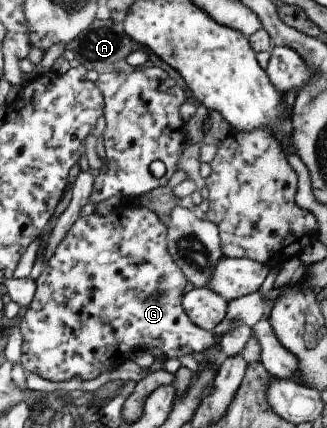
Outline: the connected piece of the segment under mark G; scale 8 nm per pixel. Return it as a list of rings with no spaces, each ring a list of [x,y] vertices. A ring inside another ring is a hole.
[[[140,205],[131,207],[114,206],[106,215],[96,215],[94,212],[91,214],[78,217],[74,220],[74,223],[66,231],[66,235],[62,237],[60,243],[54,247],[52,255],[50,255],[41,270],[38,277],[34,280],[35,290],[32,296],[32,301],[25,309],[21,322],[19,323],[20,333],[22,335],[22,345],[20,355],[20,365],[26,373],[36,373],[42,379],[48,379],[48,381],[66,381],[67,379],[94,379],[98,377],[100,373],[104,371],[110,371],[120,363],[124,363],[125,359],[132,357],[139,349],[147,350],[156,347],[162,351],[165,358],[180,359],[184,355],[194,355],[194,353],[204,353],[208,347],[212,347],[218,339],[214,333],[210,331],[202,331],[199,327],[196,327],[194,323],[190,323],[190,319],[186,317],[185,311],[182,309],[181,300],[183,294],[188,288],[188,283],[182,271],[178,269],[178,265],[174,263],[173,259],[170,259],[168,251],[166,249],[166,225],[158,219],[158,216],[154,211],[146,209]]]

